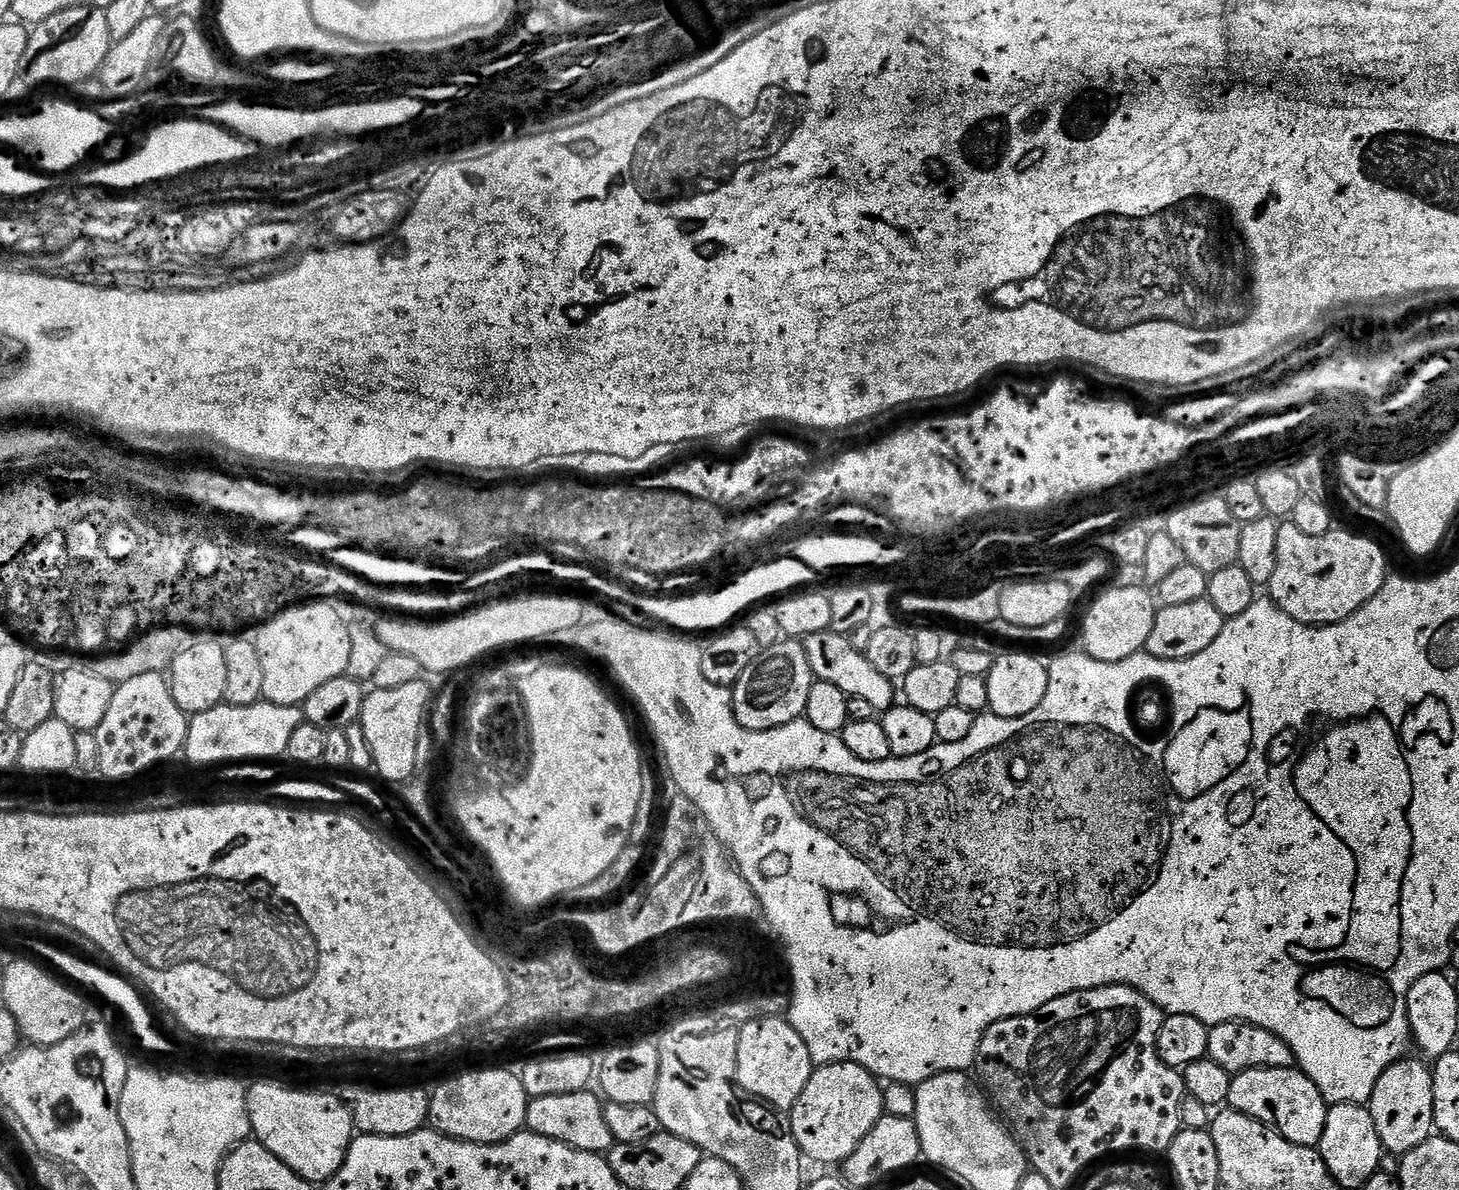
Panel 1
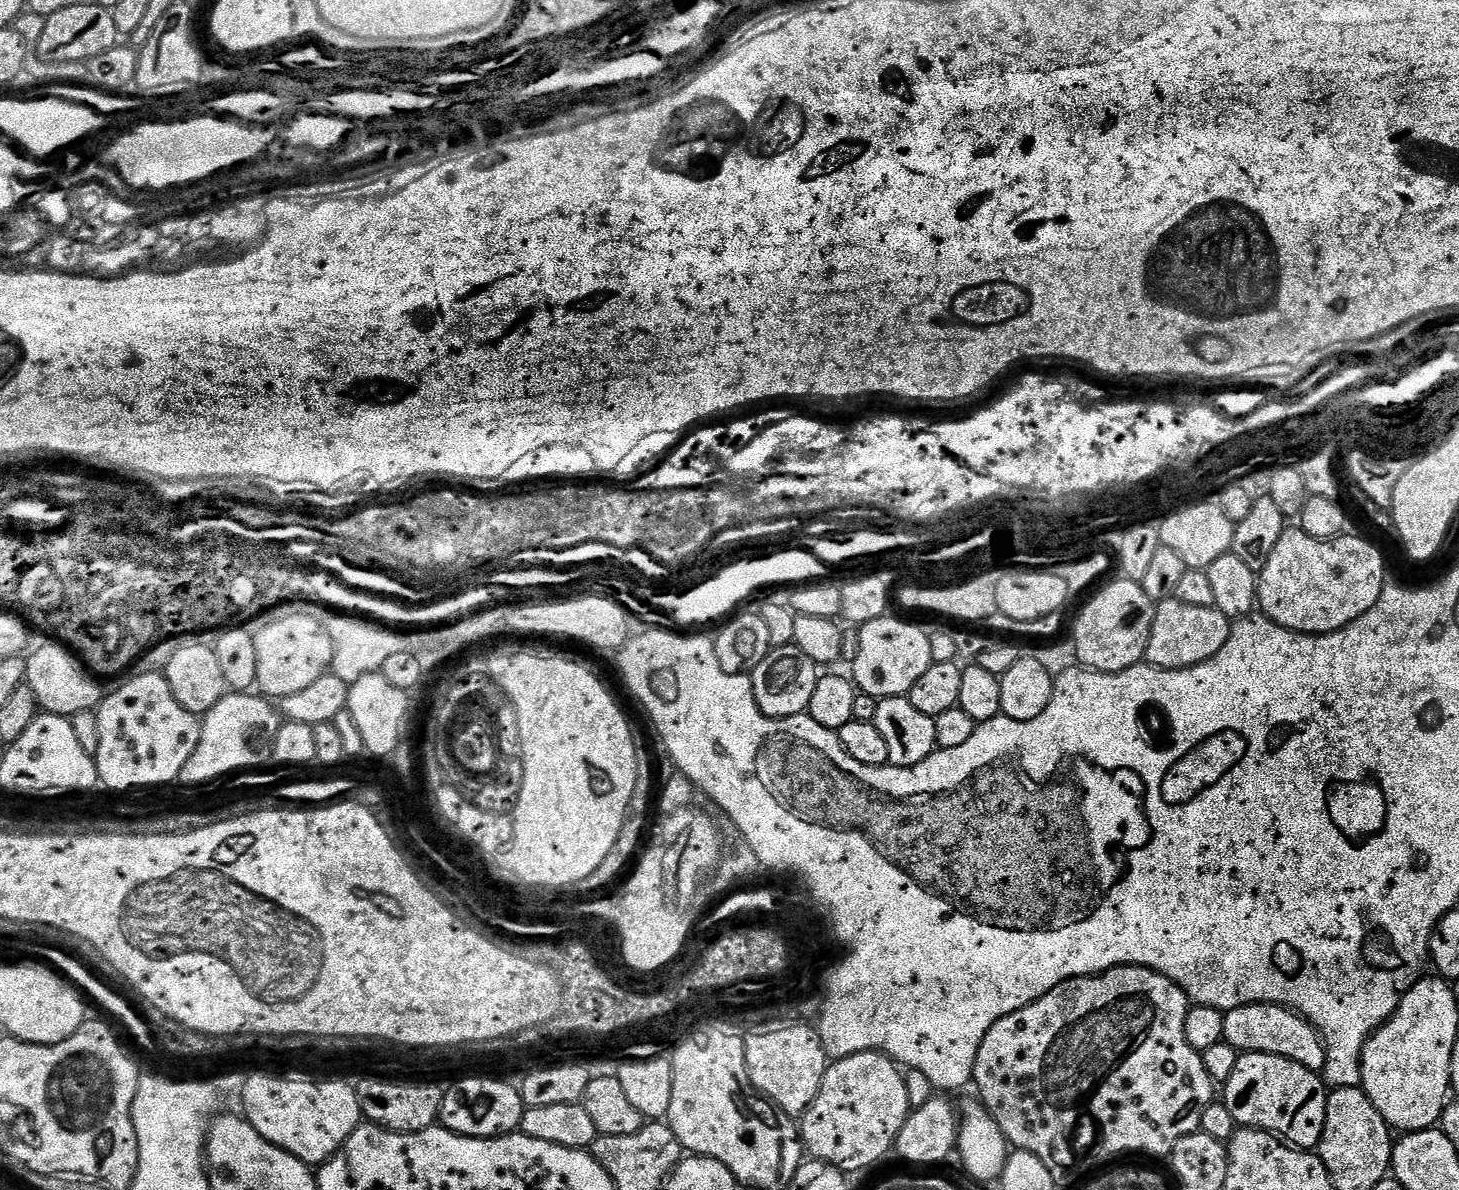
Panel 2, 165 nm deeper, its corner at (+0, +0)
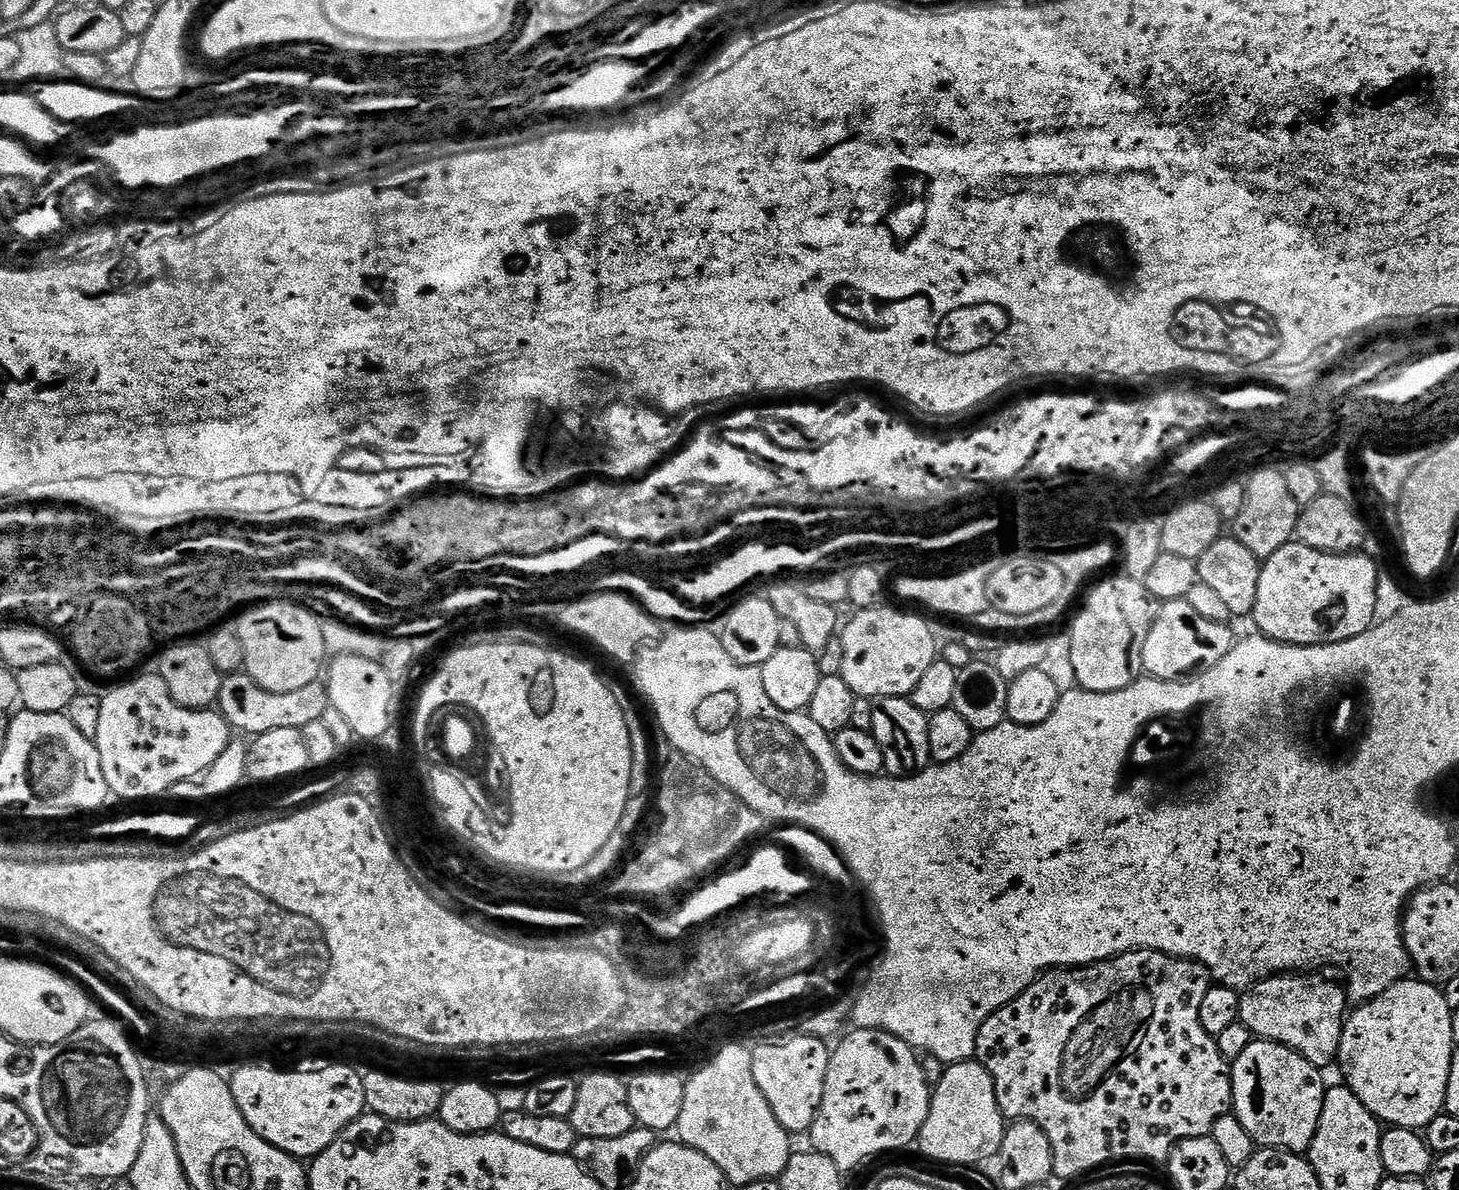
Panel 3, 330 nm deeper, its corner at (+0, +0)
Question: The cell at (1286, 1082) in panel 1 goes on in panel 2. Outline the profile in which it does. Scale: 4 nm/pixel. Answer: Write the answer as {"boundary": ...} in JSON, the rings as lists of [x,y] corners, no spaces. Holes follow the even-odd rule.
{"boundary":[[[1245,1052],[1238,1058],[1238,1066],[1234,1066],[1234,1074],[1230,1074],[1228,1081],[1222,1085],[1224,1092],[1222,1102],[1226,1110],[1234,1114],[1237,1125],[1258,1128],[1261,1132],[1271,1132],[1294,1148],[1316,1150],[1320,1147],[1322,1130],[1326,1126],[1326,1102],[1329,1091],[1321,1073],[1306,1070],[1306,1066],[1298,1066],[1298,1062],[1290,1062],[1290,1058]]]}

